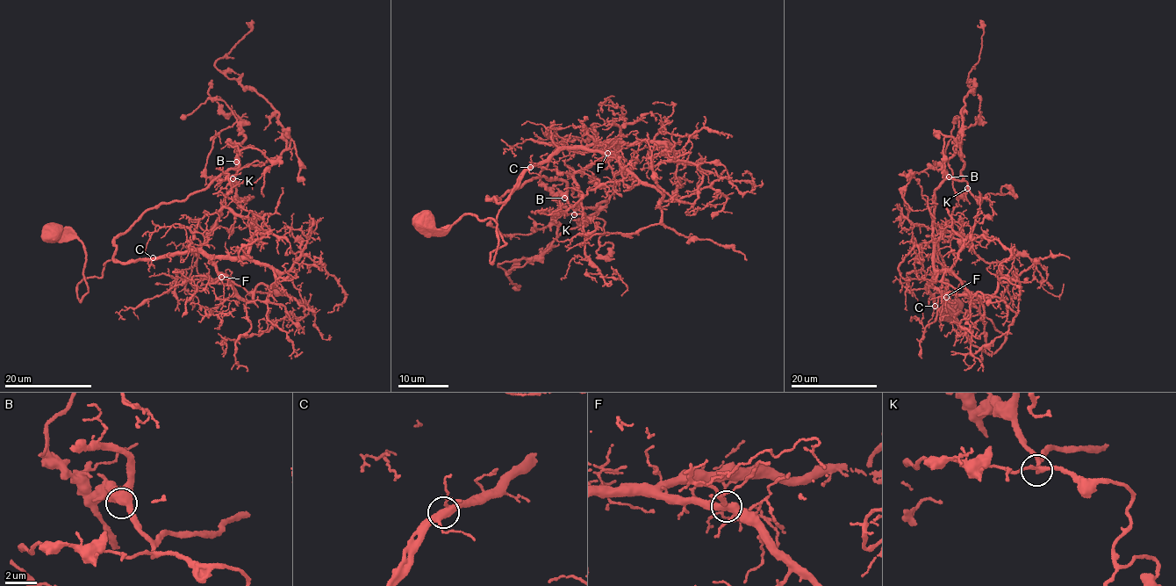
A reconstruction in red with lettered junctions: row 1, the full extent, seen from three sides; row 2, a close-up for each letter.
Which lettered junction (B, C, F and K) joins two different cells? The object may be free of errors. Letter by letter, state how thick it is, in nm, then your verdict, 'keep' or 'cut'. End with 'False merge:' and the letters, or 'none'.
B: calibre 480 nm; keep
C: calibre 360 nm; keep
F: calibre 360 nm; keep
K: calibre 240 nm; keep
False merge: none

